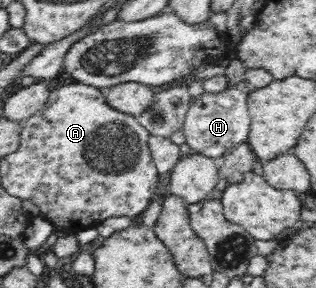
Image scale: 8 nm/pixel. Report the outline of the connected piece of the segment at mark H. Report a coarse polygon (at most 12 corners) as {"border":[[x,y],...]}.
{"border":[[246,79],[190,99],[191,153],[223,157],[247,143]]}

